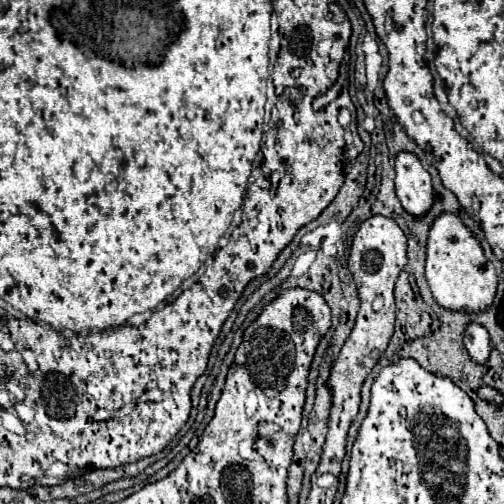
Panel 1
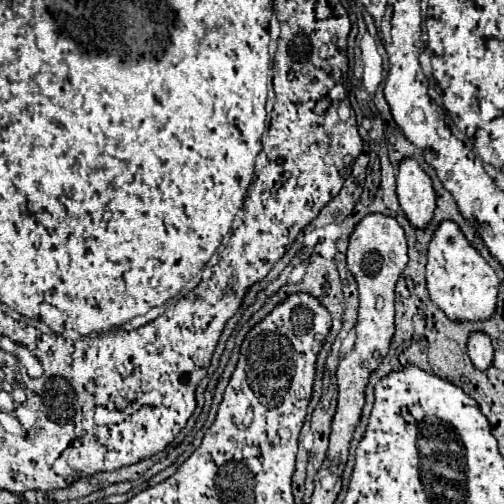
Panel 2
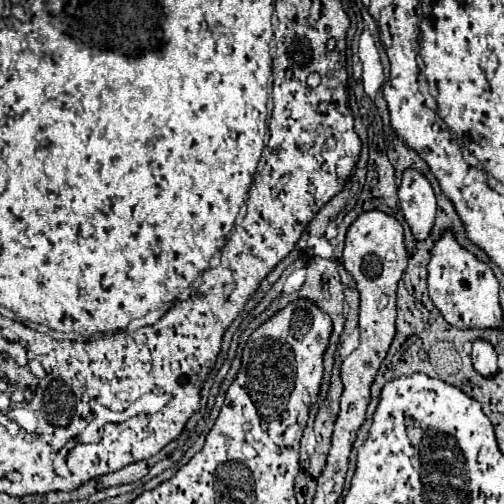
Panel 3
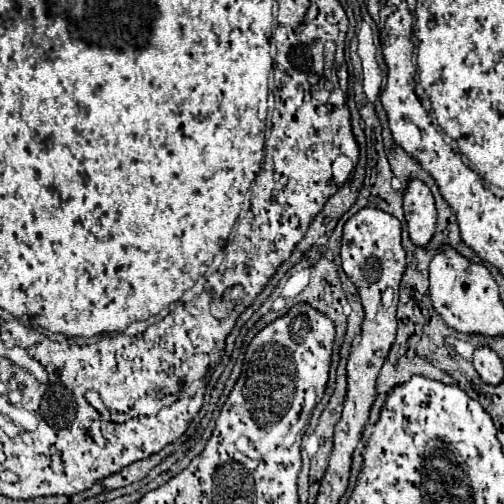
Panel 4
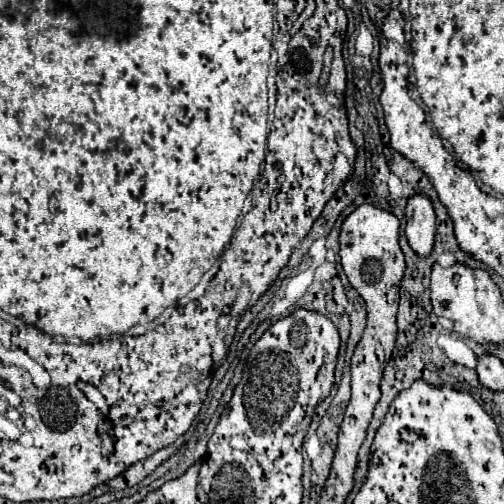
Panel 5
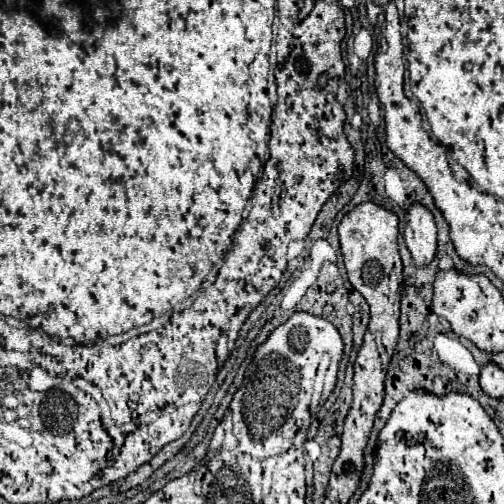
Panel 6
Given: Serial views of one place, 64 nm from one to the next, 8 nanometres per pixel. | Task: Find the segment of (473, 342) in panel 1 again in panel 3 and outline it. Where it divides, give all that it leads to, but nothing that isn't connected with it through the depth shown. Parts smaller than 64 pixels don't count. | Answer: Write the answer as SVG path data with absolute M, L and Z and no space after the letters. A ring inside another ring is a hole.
M474 340L472 342L472 364L482 376L492 376L498 372L496 366L496 350L488 340Z

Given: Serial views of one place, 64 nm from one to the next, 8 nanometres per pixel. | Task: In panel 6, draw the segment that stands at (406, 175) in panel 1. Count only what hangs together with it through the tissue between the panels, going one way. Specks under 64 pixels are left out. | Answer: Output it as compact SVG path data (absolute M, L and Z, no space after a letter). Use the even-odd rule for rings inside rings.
M410 204L408 224L404 230L406 246L416 266L428 264L436 254L436 224L432 212L424 204Z

